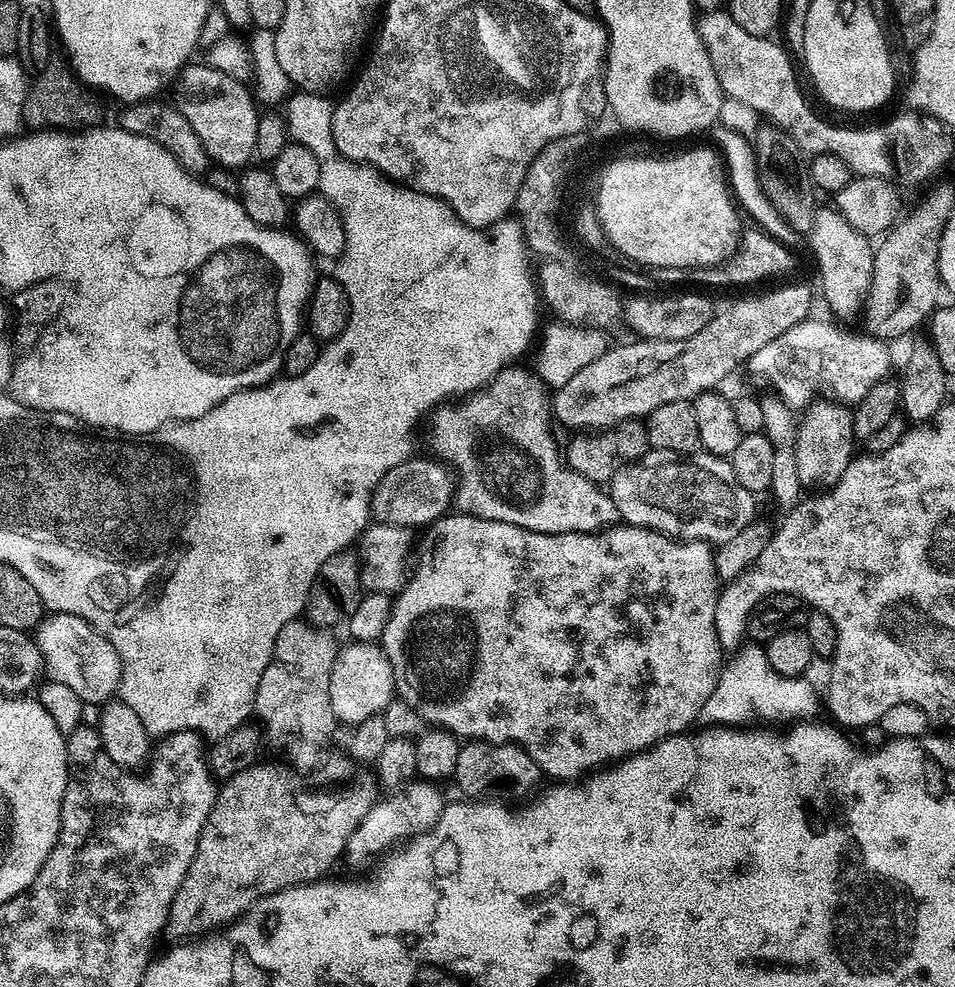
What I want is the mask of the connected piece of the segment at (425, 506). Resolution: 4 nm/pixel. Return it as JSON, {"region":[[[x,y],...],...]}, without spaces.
{"region":[[[409,459],[381,478],[370,503],[370,516],[375,523],[420,530],[435,524],[449,511],[454,498],[453,475],[439,461],[427,459]]]}

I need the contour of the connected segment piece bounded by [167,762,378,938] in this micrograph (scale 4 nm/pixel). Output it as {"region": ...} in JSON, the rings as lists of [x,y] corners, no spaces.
{"region":[[[257,762],[252,764],[246,770],[227,777],[219,785],[216,801],[206,818],[206,826],[198,838],[198,850],[194,854],[194,862],[190,862],[190,870],[186,874],[186,878],[182,878],[182,886],[178,886],[178,894],[174,894],[174,902],[170,906],[167,931],[180,936],[176,938],[200,938],[205,934],[211,933],[213,930],[223,929],[231,924],[233,920],[243,916],[262,897],[272,896],[282,888],[292,888],[296,884],[310,884],[314,880],[327,877],[331,873],[328,871],[335,866],[336,859],[339,856],[343,857],[345,855],[350,834],[354,834],[354,830],[358,830],[362,818],[366,818],[366,814],[370,814],[370,810],[375,806],[378,799],[378,793],[376,793],[376,788],[378,789],[378,776],[372,770],[369,770],[369,772],[352,772],[352,768],[348,764],[344,764],[339,768],[336,764],[328,765],[321,763],[319,767],[309,771],[307,774],[291,776],[288,773],[287,766],[284,764],[264,763]]]}

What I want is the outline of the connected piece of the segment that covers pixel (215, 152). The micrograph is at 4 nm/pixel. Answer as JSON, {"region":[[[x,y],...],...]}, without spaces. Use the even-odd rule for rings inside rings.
{"region":[[[196,63],[185,64],[171,81],[171,103],[175,104],[176,109],[184,115],[186,122],[190,122],[190,126],[194,126],[194,134],[198,134],[202,146],[206,146],[206,154],[213,165],[233,170],[243,169],[251,161],[248,159],[256,156],[255,139],[261,116],[261,113],[256,110],[256,108],[258,109],[257,101],[245,85],[244,89],[234,77],[227,76],[224,73],[227,71],[223,67],[213,66],[211,63],[209,63],[210,65]]]}

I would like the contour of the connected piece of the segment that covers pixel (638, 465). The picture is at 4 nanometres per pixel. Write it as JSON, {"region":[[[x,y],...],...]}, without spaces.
{"region":[[[650,450],[639,462],[621,463],[610,481],[610,495],[614,506],[618,506],[620,520],[625,524],[649,528],[681,540],[703,540],[713,546],[730,542],[730,538],[742,534],[744,527],[757,519],[757,497],[731,479],[723,480],[710,469],[699,468],[688,460],[691,459],[670,458],[669,453]]]}

